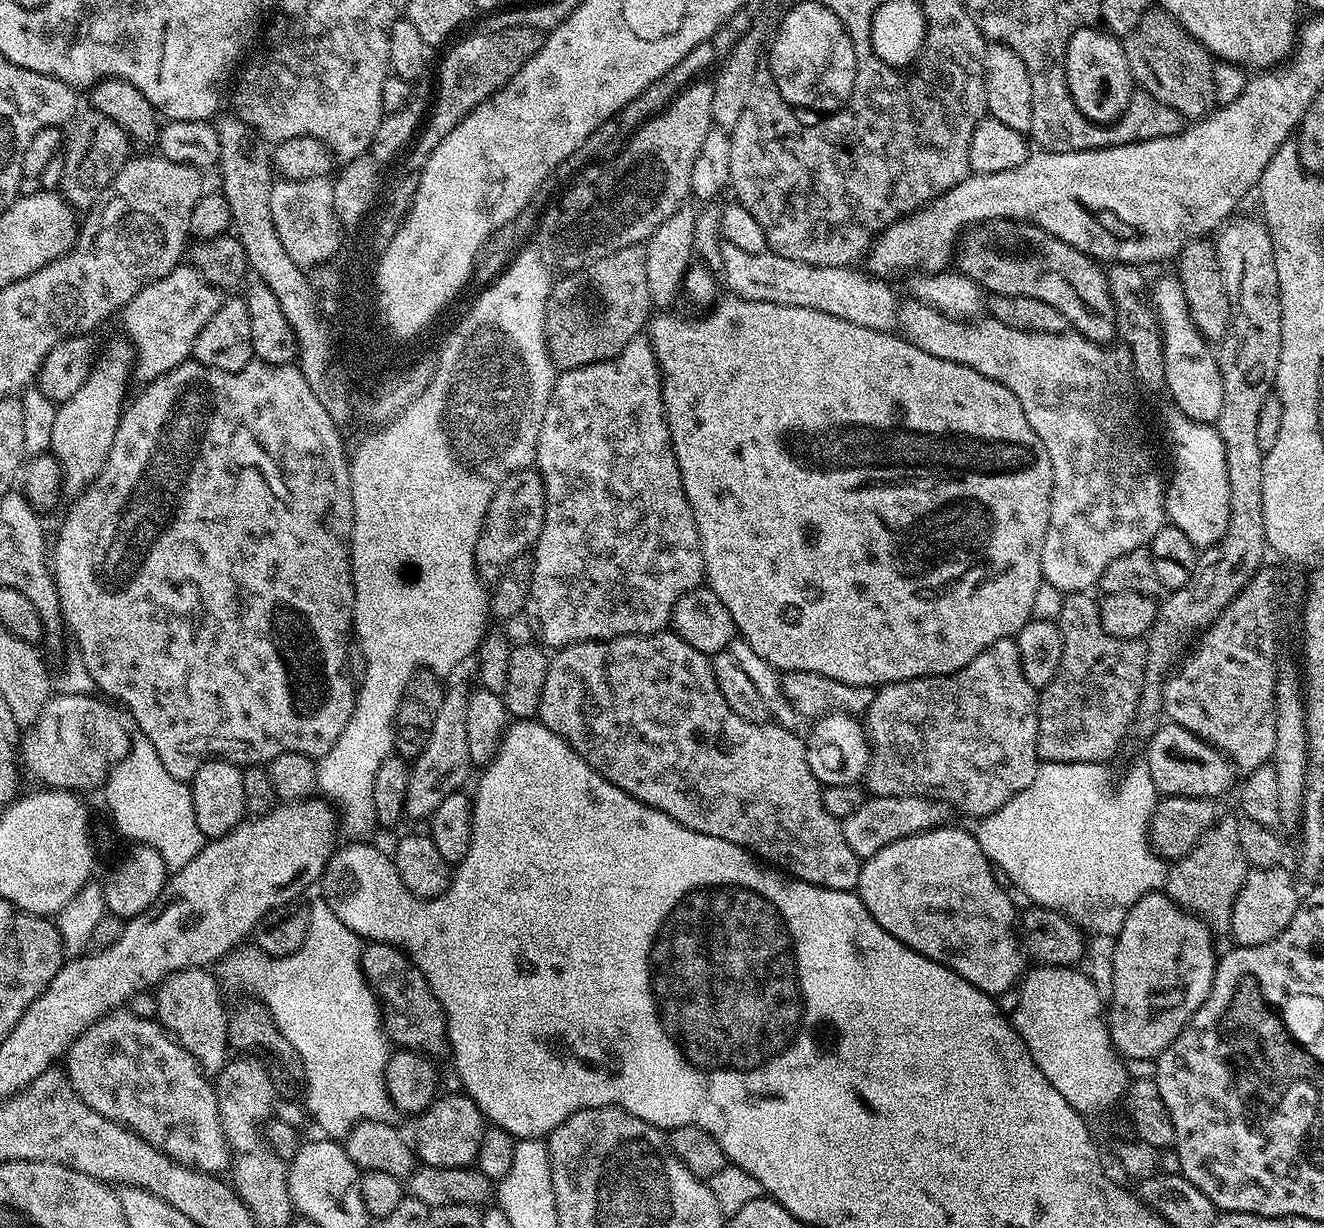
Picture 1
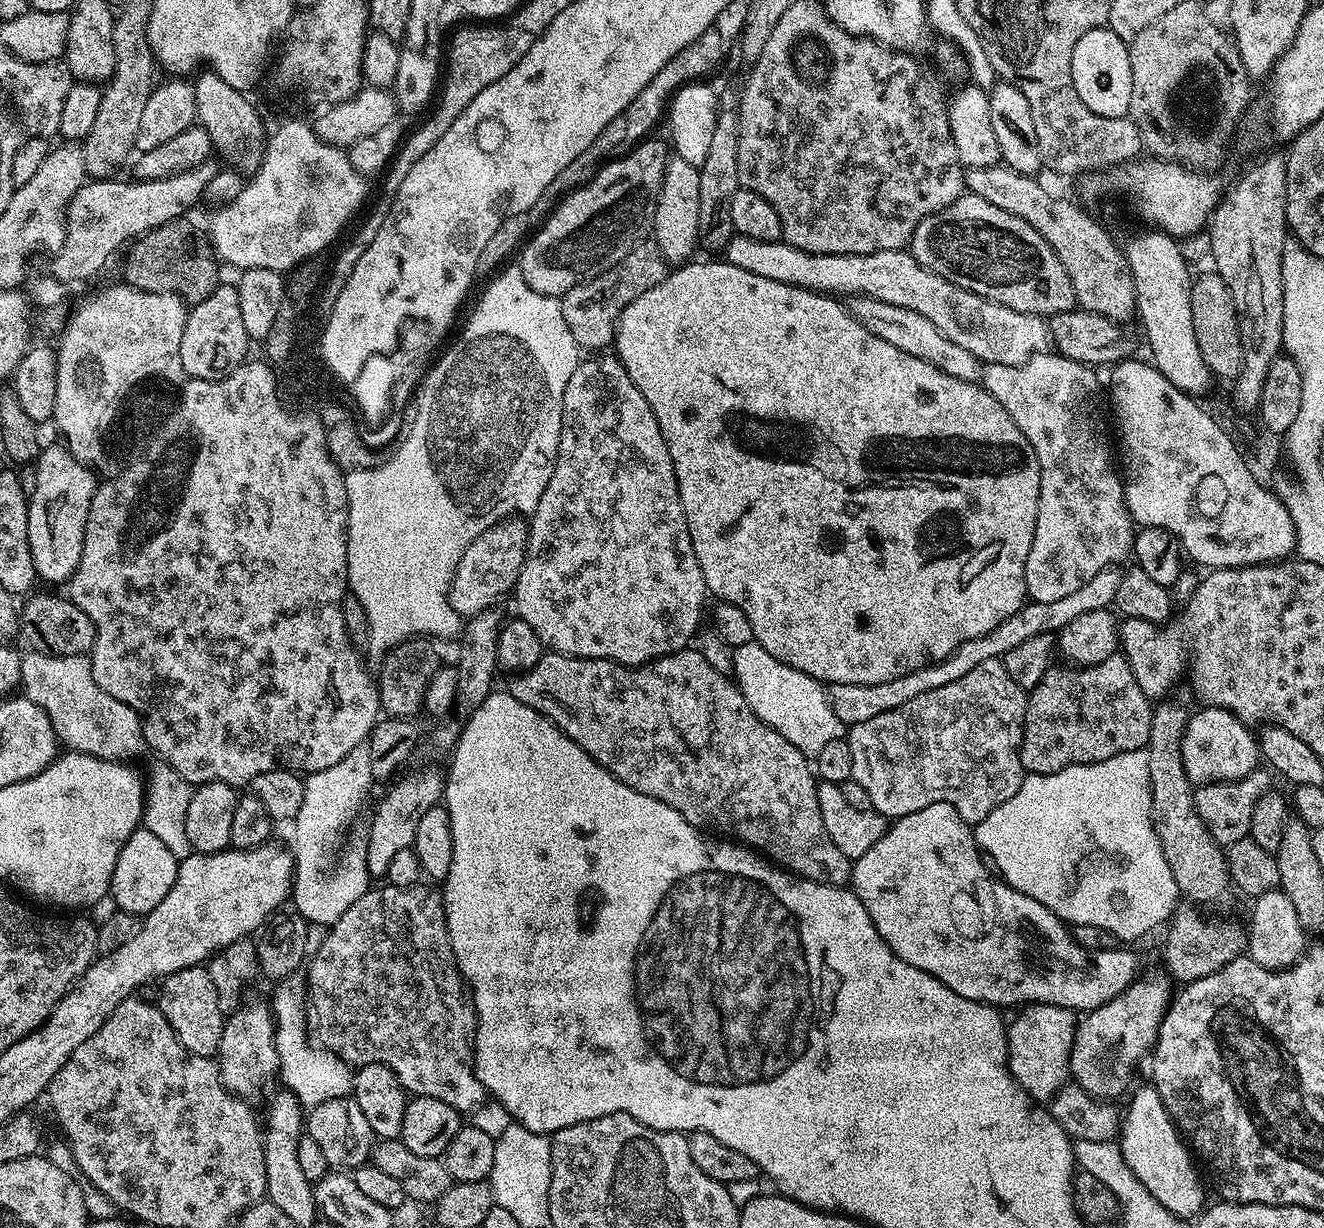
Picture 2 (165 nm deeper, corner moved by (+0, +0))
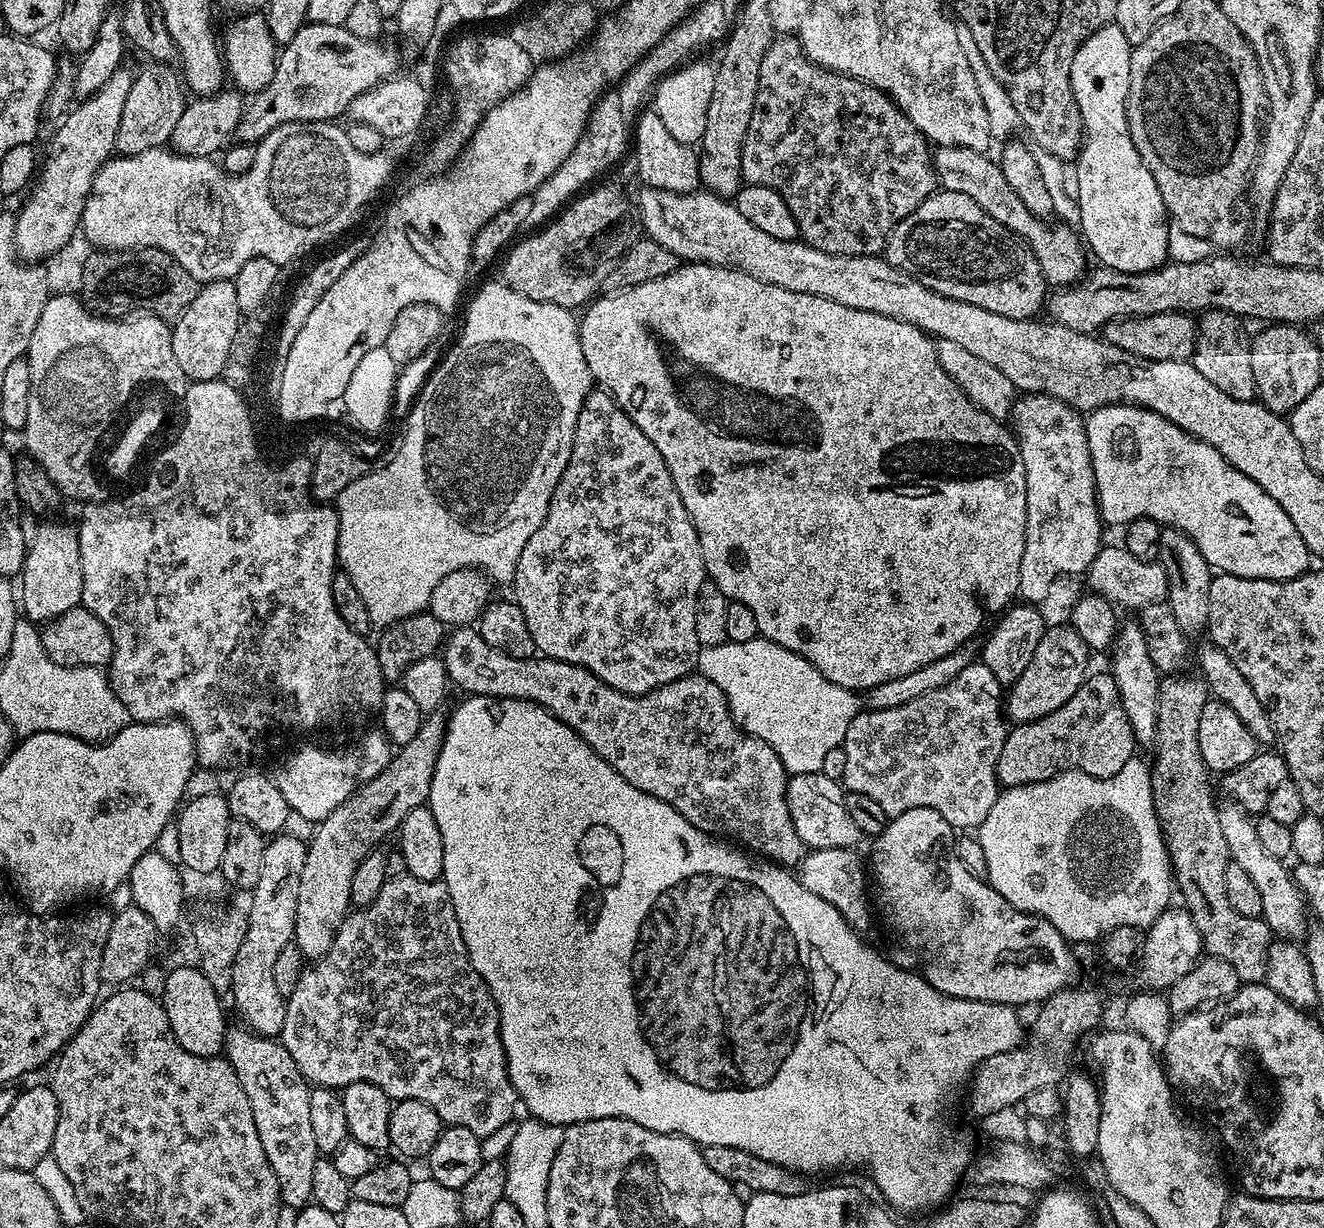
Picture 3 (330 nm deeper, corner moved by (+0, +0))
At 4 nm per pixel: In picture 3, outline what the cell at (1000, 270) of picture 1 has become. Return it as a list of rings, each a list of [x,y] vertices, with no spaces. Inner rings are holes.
[[[937,190],[931,196],[926,197],[918,206],[918,210],[914,210],[909,216],[902,218],[902,222],[893,226],[892,233],[888,235],[888,241],[884,243],[882,255],[898,270],[916,277],[922,282],[922,286],[926,286],[938,294],[962,302],[970,302],[974,306],[982,306],[982,310],[990,310],[994,314],[1002,314],[1006,318],[1014,318],[1015,320],[1033,319],[1037,315],[1036,311],[1039,308],[1041,311],[1045,307],[1046,297],[1050,292],[1050,285],[1042,274],[1042,266],[1038,266],[1038,258],[1034,258],[1034,250],[1030,250],[1027,242],[1022,237],[1015,236],[1010,230],[1006,230],[1006,226],[1002,226],[1002,222],[994,222],[994,218],[990,218],[990,214],[986,214],[986,210],[982,210],[982,206],[978,206],[978,202],[974,202],[974,198],[966,198],[966,194],[958,194],[957,192]]]

